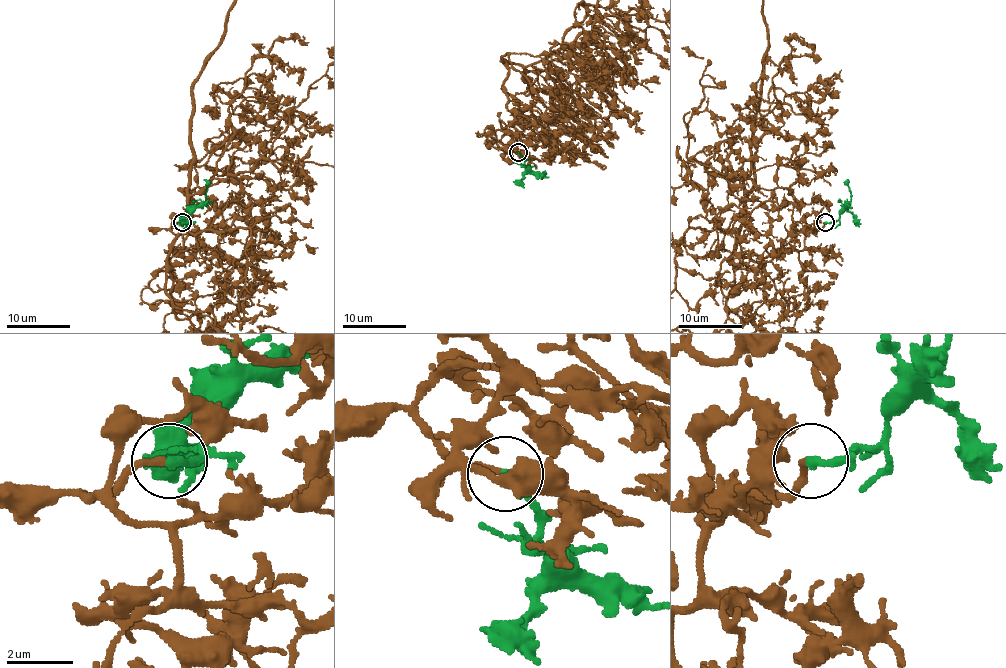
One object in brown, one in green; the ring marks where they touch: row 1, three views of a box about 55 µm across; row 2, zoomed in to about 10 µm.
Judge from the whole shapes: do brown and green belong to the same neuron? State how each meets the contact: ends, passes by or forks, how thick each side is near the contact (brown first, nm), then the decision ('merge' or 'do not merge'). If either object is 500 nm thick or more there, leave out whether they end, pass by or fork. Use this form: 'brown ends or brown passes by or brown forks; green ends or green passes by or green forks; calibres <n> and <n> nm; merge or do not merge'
brown ends; green ends; calibres 190 and 240 nm; merge

